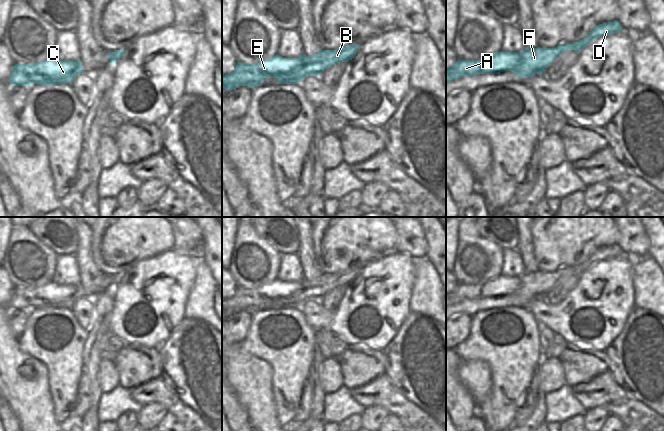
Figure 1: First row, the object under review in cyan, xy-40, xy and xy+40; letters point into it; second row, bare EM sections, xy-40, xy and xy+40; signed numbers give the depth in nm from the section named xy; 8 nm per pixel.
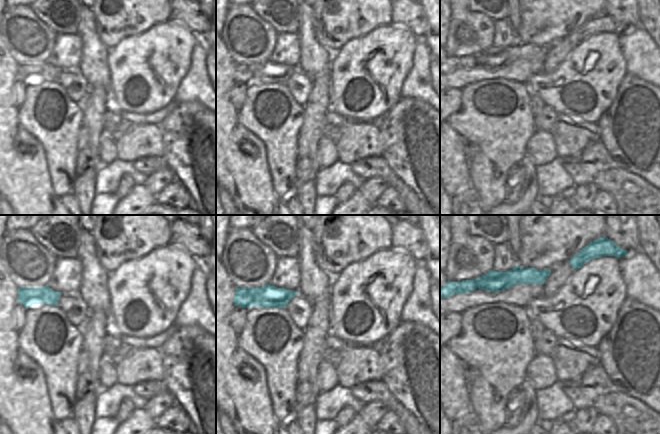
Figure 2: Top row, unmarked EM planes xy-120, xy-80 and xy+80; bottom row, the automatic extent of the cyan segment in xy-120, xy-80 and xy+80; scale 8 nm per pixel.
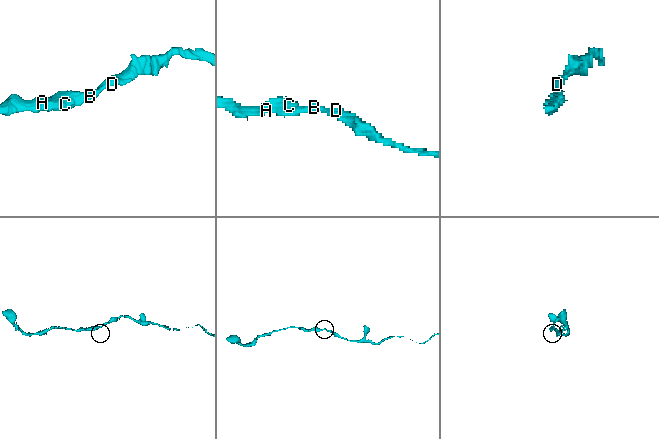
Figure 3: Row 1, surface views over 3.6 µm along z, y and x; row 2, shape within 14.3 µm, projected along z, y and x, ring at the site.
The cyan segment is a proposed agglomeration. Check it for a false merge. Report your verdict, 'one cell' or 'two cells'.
one cell

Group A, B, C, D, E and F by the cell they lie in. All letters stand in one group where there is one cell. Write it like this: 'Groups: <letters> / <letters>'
Groups: A B C D E F.

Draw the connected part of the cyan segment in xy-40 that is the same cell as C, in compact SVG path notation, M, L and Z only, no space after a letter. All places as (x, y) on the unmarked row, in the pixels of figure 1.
M49 282L37 288L15 288L9 306L12 310L27 310L41 308L43 310L57 310L71 308L79 299L84 298L81 285L65 286Z

